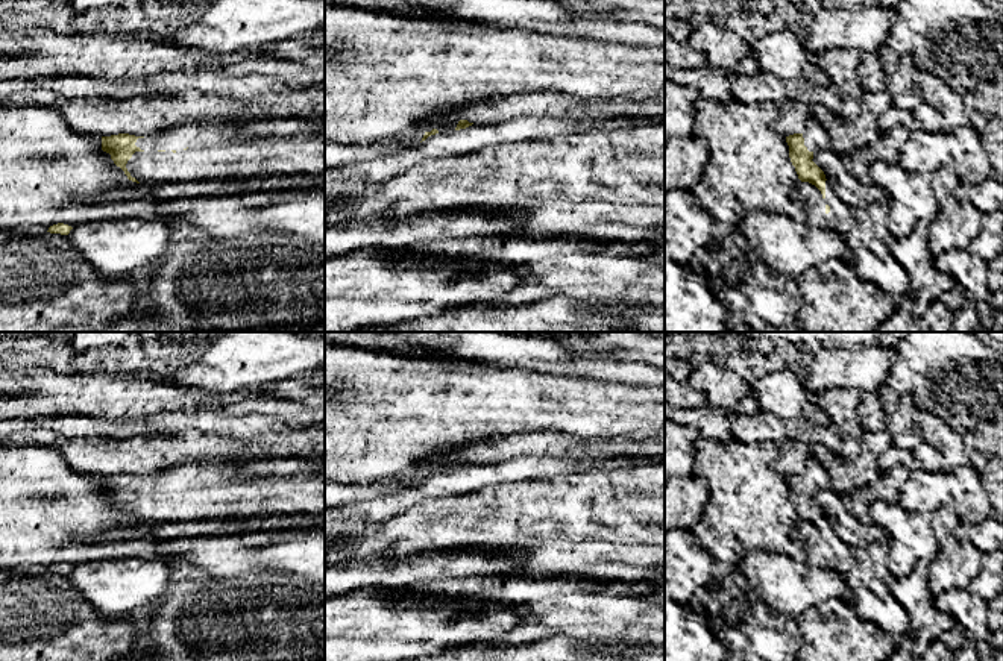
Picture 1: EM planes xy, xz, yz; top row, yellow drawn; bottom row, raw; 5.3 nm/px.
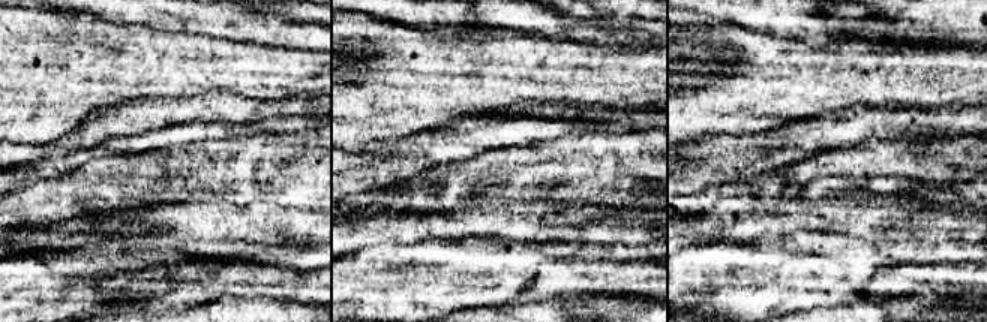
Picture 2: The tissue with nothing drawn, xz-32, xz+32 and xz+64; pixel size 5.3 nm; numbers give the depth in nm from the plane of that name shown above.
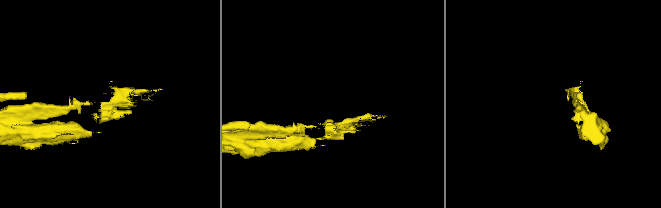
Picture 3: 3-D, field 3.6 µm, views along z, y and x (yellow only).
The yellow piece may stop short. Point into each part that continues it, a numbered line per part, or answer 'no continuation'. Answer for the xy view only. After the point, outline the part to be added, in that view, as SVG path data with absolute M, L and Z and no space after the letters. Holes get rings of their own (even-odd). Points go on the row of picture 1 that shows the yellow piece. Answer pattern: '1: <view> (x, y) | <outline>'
1: xy (147, 167) | M188 147L181 152L135 152L126 168L141 185L191 182L199 153L205 147Z

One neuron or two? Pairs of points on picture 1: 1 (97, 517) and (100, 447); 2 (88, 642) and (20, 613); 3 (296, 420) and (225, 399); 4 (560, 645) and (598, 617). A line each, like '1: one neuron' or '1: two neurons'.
1: two neurons
2: one neuron
3: one neuron
4: two neurons

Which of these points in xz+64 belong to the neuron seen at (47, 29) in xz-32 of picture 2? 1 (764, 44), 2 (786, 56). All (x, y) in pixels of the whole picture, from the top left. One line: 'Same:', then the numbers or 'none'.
Same: 1, 2

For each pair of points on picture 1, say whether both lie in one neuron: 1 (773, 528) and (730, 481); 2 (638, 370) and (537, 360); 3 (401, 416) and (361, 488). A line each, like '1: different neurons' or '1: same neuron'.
1: same neuron
2: same neuron
3: different neurons

